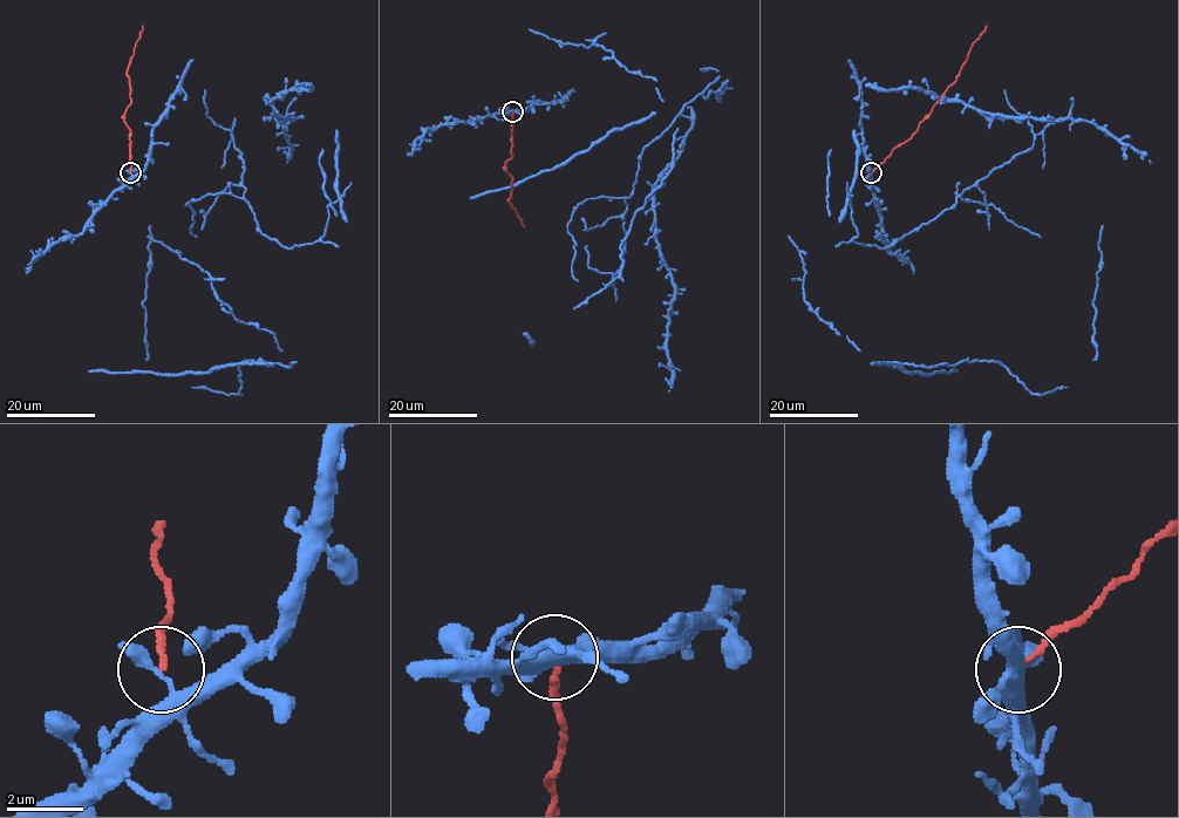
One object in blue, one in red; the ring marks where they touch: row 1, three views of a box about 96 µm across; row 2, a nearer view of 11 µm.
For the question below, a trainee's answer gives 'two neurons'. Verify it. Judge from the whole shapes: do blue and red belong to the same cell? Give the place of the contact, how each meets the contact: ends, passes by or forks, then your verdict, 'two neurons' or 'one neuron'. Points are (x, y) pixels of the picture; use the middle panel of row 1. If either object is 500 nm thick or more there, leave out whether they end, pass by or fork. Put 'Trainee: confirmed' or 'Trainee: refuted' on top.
Trainee: confirmed
place (512, 111); blue forks; red ends; two neurons

